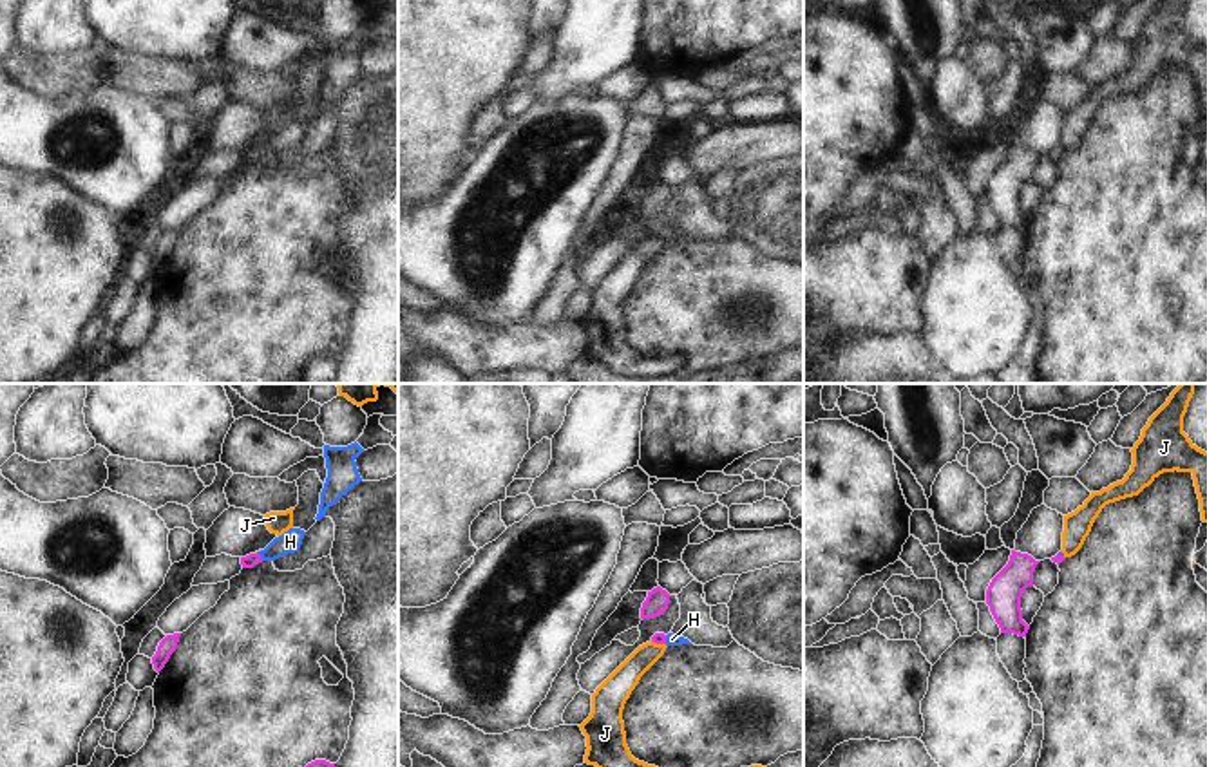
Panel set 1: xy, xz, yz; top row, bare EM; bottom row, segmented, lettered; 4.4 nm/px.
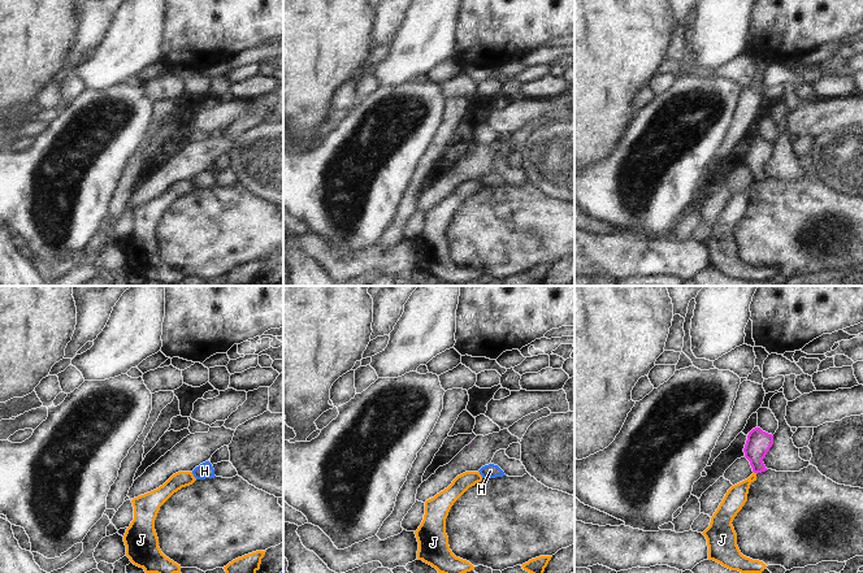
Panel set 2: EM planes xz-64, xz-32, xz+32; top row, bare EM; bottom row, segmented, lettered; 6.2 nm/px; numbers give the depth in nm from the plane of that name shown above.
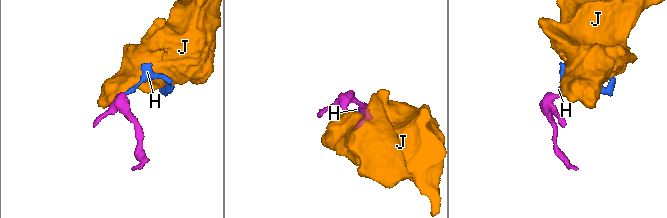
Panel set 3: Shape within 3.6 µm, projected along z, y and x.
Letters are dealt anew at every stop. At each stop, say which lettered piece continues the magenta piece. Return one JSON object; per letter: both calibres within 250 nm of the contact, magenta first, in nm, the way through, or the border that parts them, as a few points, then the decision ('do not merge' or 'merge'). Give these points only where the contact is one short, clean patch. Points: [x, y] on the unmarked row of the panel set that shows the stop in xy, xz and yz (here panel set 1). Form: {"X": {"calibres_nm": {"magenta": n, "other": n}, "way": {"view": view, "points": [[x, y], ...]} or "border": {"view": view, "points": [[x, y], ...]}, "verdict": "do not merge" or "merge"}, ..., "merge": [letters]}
{"H": {"calibres_nm": {"magenta": 60, "other": 100}, "way": {"view": "xy", "points": [[252, 154], [259, 151], [290, 136]]}, "verdict": "merge"}, "J": {"calibres_nm": {"magenta": 50, "other": 120}, "border": {"view": "xz", "points": [[652, 236], [665, 239]]}, "verdict": "do not merge"}, "merge": ["H"]}

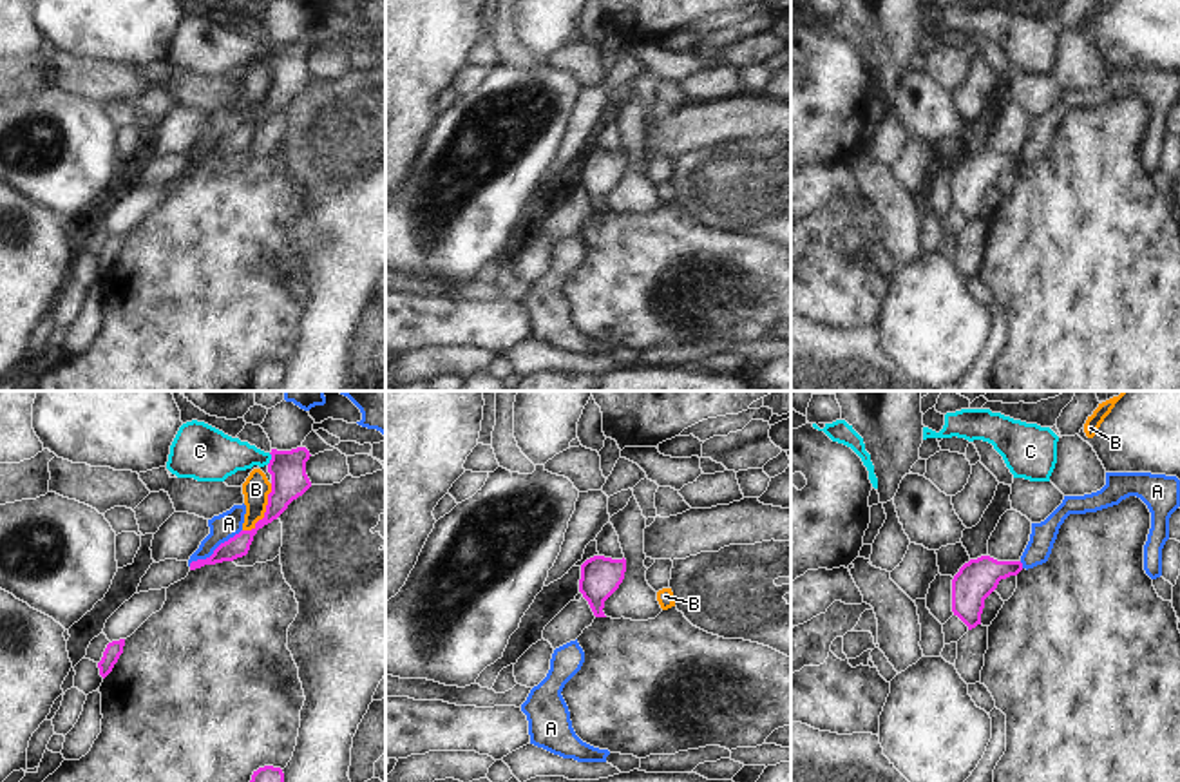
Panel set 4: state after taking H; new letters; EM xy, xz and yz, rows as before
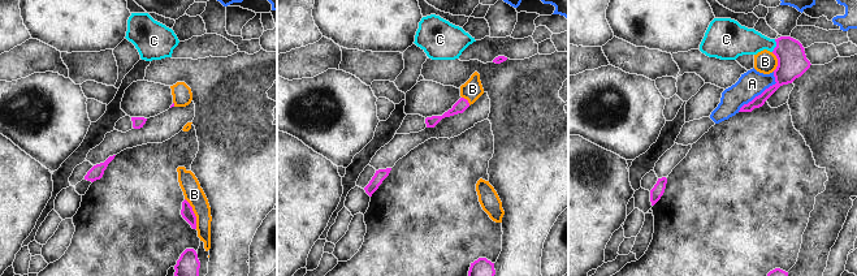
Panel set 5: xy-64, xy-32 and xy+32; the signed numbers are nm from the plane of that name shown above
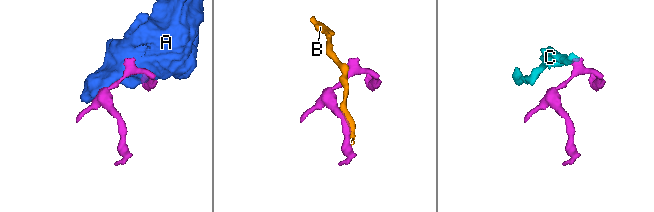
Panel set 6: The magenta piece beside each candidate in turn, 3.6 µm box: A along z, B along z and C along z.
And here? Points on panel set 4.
{"A": {"calibres_nm": {"magenta": 100, "other": 120}, "verdict": "do not merge"}, "B": {"calibres_nm": {"magenta": 160, "other": 120}, "border": {"view": "xy", "points": [[272, 78], [266, 89], [265, 109], [250, 123], [243, 125]]}, "verdict": "do not merge"}, "C": {"calibres_nm": {"magenta": 160, "other": 200}, "way": {"view": "xy", "points": [[288, 62], [272, 53], [216, 51]]}, "verdict": "merge"}, "merge": ["C"]}

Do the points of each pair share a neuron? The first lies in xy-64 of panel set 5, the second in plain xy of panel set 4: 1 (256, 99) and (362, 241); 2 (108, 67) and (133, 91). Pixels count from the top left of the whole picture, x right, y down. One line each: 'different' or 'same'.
1: same
2: same

